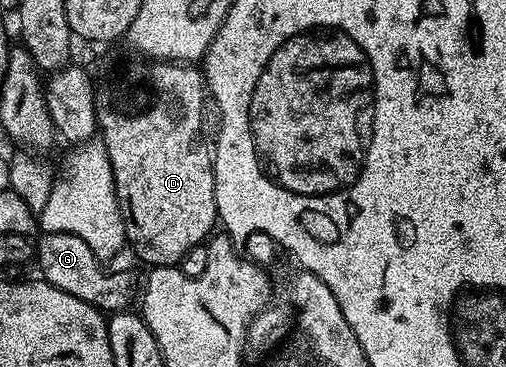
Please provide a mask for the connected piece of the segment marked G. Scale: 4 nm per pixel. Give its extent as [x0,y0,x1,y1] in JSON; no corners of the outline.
[35,232,136,313]

